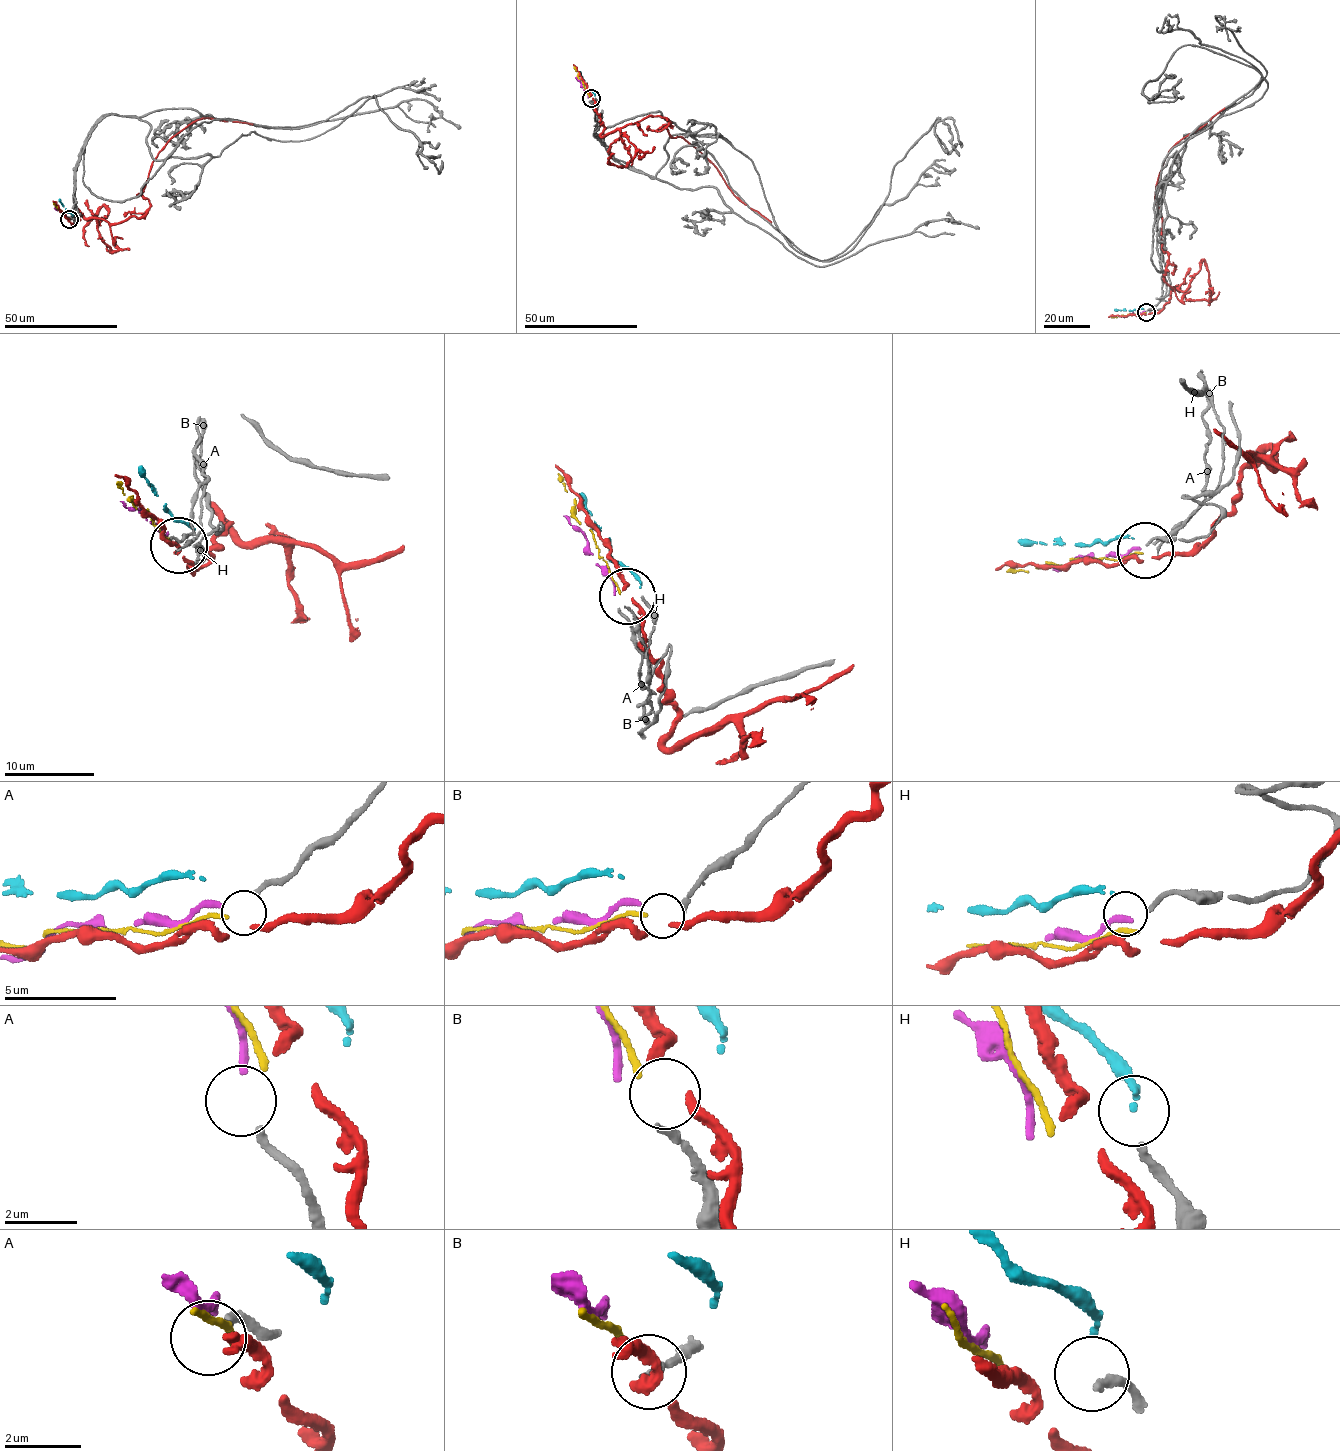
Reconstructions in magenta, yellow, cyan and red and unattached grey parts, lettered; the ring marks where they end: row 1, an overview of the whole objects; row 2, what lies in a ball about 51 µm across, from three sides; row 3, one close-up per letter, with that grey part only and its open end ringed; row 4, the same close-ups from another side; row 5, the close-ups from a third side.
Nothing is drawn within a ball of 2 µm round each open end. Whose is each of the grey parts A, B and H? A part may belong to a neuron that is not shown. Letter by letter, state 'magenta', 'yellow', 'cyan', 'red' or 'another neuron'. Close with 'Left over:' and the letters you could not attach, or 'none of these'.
A: magenta
B: another neuron
H: cyan
Left over: B

